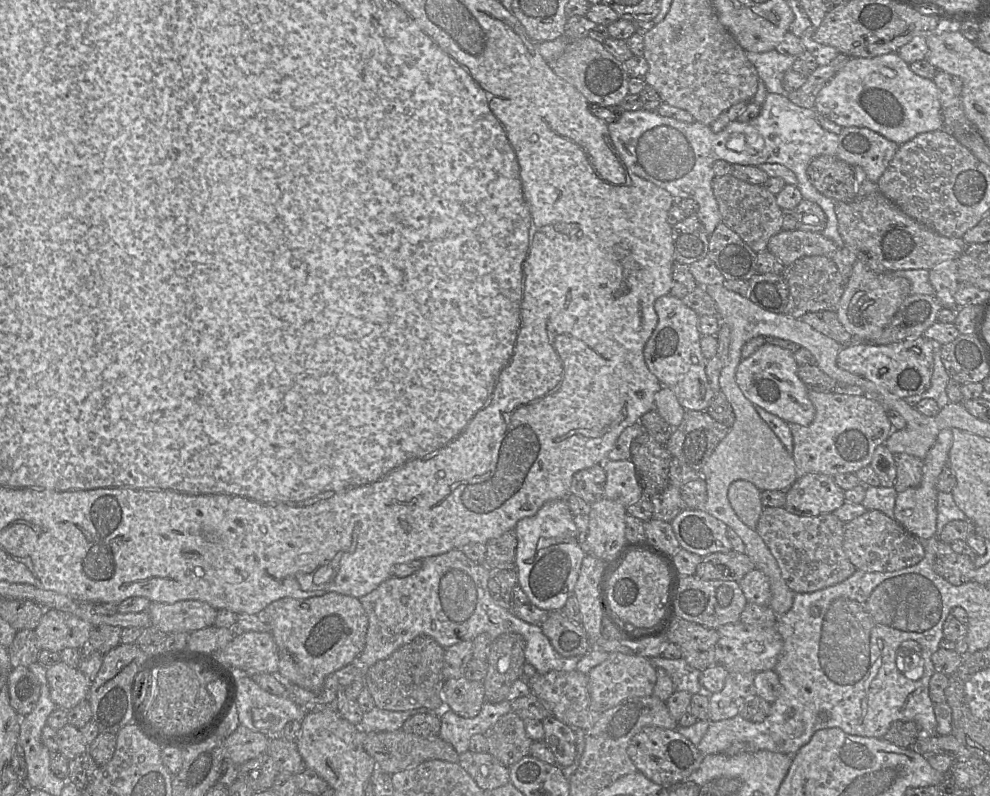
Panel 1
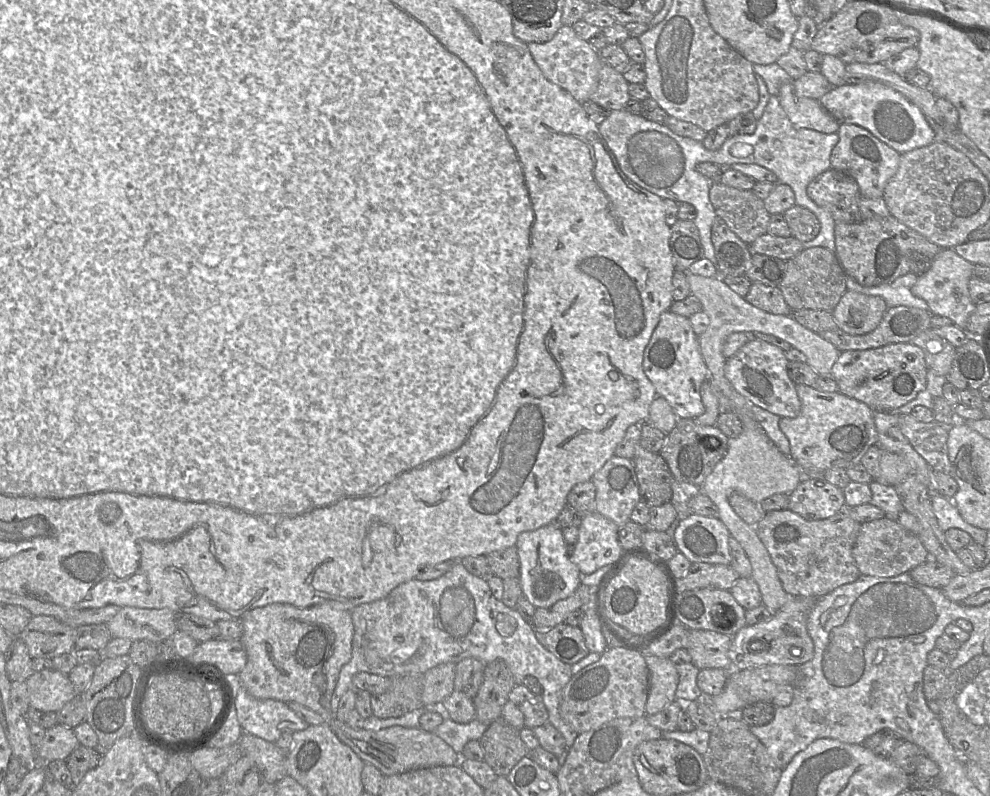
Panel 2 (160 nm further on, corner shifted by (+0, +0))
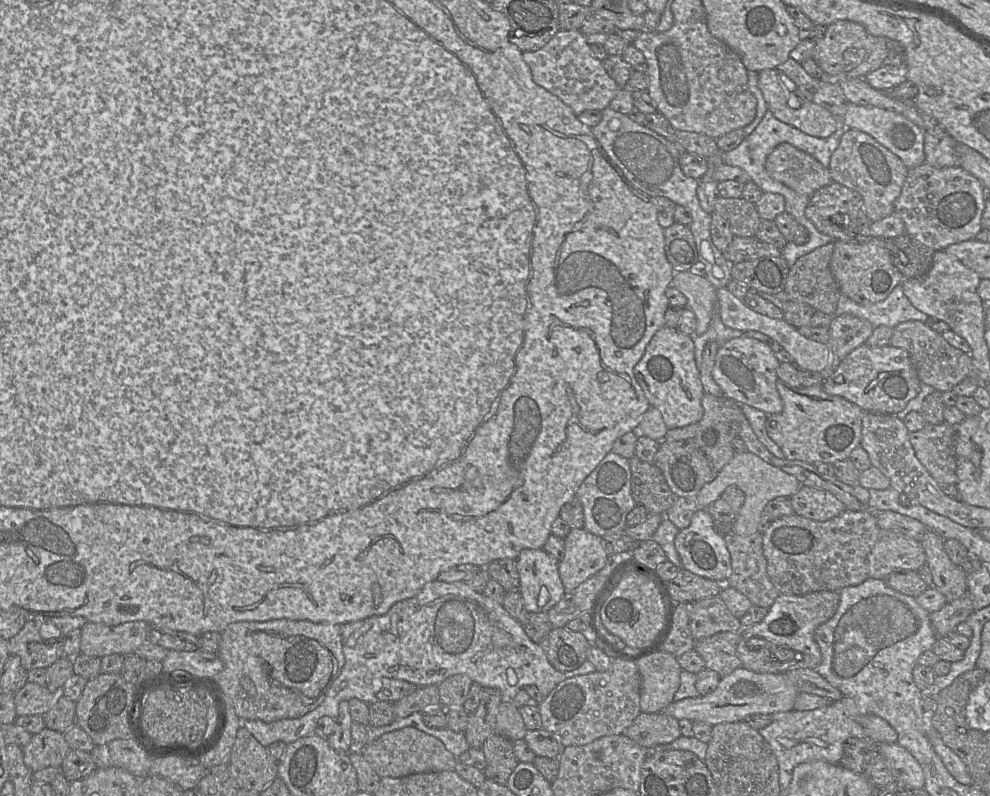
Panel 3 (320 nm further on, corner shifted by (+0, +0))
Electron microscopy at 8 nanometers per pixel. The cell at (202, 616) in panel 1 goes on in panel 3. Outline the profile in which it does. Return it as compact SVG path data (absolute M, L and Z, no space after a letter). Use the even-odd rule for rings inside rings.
M130 621L114 626L86 622L80 628L80 653L98 658L113 653L132 654L146 642L149 626L145 621Z

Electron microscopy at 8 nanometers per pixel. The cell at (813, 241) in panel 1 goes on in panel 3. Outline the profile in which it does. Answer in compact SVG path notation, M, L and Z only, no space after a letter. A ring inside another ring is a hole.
M734 236L728 248L722 252L724 257L733 264L754 260L761 257L782 256L782 249L765 243L755 236L737 237Z

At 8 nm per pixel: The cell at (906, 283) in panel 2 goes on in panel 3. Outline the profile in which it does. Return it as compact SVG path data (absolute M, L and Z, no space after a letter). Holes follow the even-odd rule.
M899 283L882 301L862 305L841 294L833 317L849 314L868 320L873 327L888 326L895 328L898 324L910 320L926 323L929 316L916 309L904 294L903 285Z

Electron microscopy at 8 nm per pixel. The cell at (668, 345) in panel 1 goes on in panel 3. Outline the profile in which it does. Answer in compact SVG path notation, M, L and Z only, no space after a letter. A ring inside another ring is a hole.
M663 326L652 337L644 355L634 368L634 375L641 386L651 407L657 408L668 429L684 427L699 422L703 415L702 397L704 389L700 379L700 371L695 361L694 336L682 333L678 328Z

